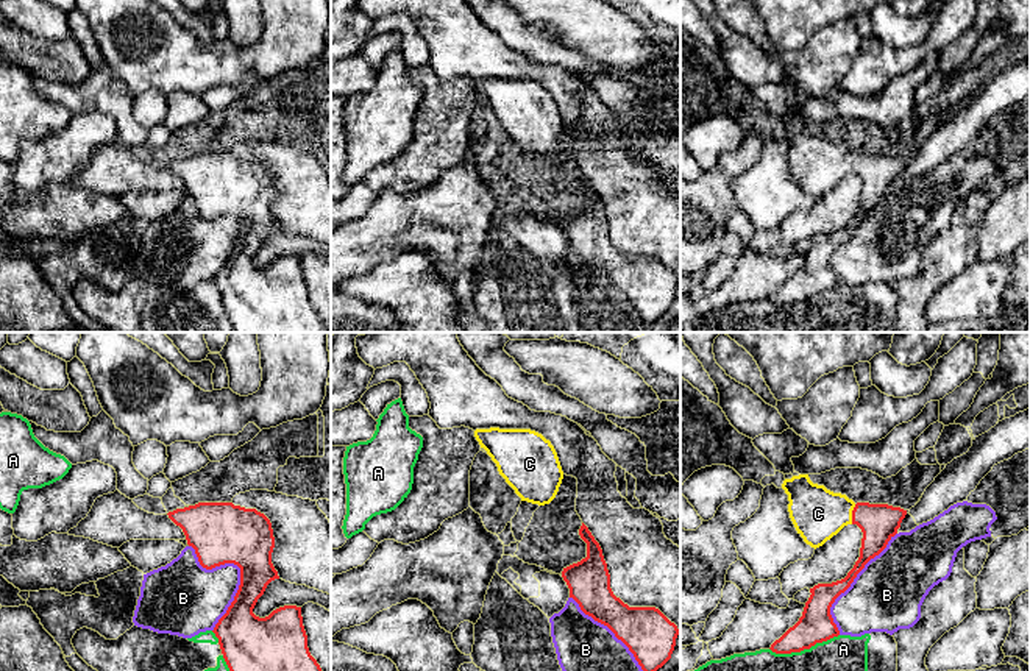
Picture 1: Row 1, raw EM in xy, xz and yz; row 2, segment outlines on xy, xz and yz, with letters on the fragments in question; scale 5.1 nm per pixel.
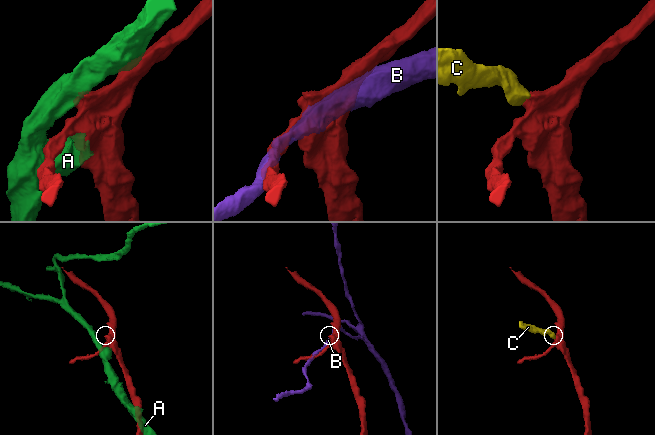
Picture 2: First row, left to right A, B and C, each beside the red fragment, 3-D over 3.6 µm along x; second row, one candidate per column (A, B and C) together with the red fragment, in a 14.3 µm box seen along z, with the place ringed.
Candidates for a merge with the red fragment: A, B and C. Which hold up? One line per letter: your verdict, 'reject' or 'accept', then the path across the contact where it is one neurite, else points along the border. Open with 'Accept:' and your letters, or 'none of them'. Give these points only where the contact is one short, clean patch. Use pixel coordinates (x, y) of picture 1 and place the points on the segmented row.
Accept: C
A: reject
B: reject
C: accept; runs through yz (879, 523), (863, 514), (852, 514), (818, 514)

